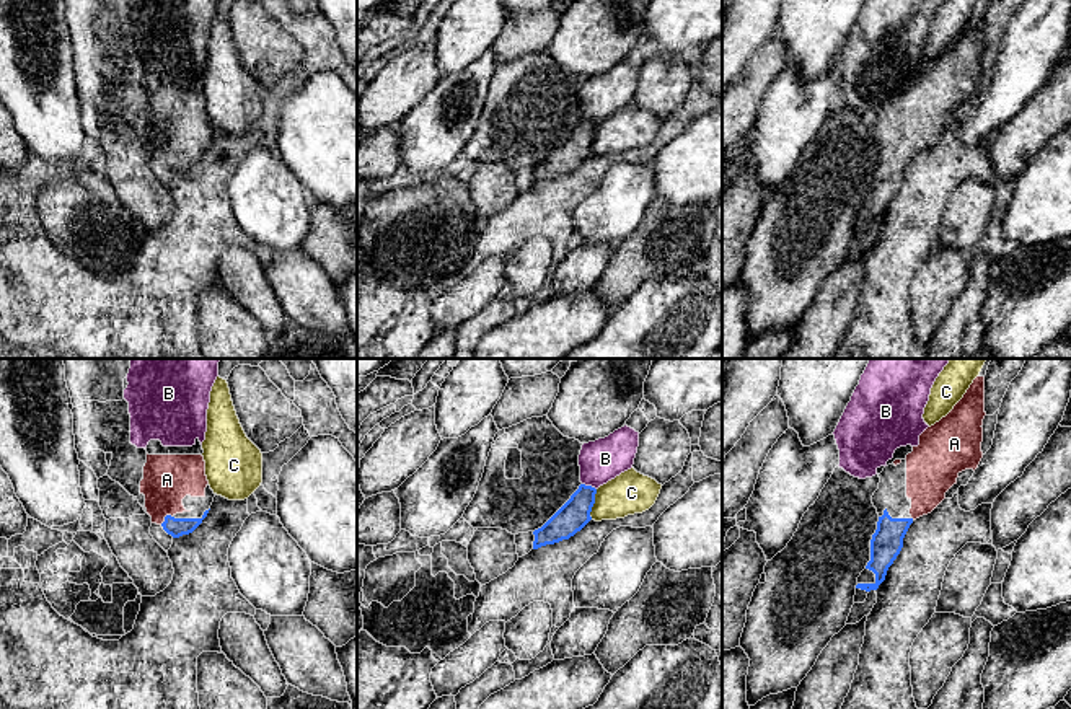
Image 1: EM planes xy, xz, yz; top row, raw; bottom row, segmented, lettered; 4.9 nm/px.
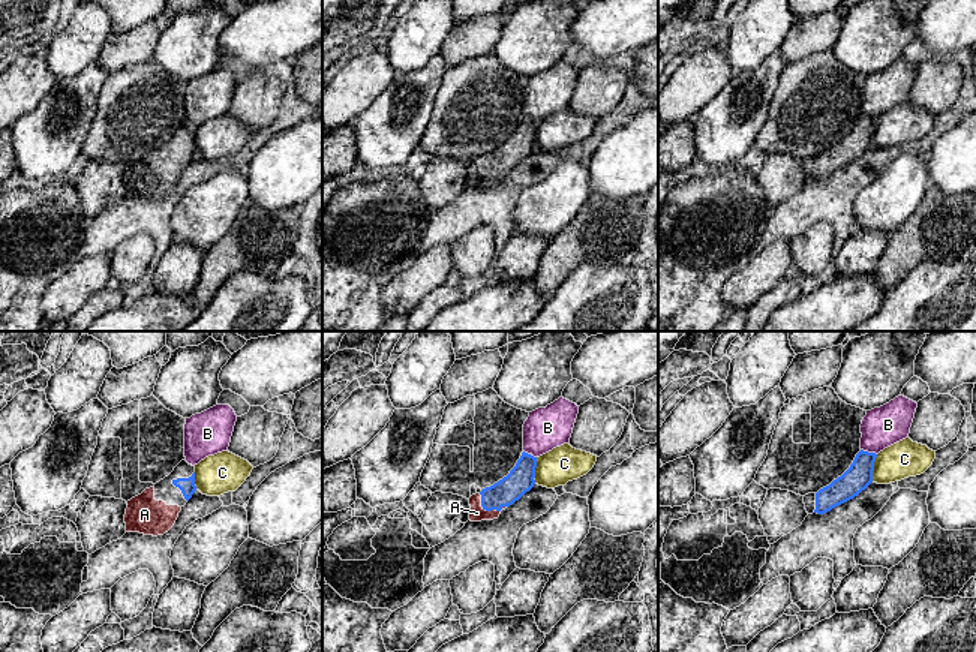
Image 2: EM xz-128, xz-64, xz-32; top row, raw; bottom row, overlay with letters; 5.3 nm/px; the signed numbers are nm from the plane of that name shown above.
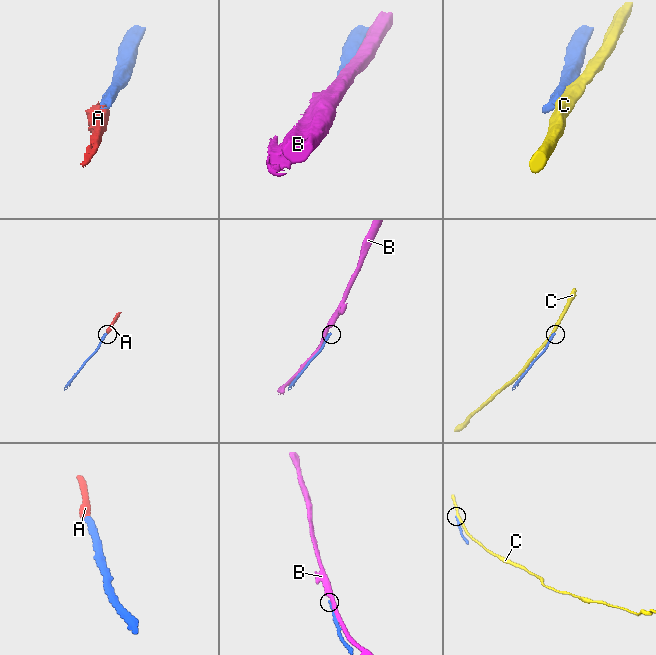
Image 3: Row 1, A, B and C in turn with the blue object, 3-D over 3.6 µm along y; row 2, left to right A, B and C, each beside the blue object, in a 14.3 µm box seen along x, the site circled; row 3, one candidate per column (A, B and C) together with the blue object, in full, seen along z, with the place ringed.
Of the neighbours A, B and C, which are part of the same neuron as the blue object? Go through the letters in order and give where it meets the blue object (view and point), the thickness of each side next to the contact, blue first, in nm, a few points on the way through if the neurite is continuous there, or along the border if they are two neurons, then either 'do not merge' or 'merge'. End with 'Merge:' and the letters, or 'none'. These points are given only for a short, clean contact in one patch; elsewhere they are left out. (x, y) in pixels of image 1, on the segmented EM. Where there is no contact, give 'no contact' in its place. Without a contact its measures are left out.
A: xy (165, 517) | 100/240 nm | across xy (176, 527), (165, 517), (167, 480) | merge
B: xz (589, 486) | 150/200 nm | do not merge
C: xz (594, 502) | 150/220 nm | do not merge
Merge: A

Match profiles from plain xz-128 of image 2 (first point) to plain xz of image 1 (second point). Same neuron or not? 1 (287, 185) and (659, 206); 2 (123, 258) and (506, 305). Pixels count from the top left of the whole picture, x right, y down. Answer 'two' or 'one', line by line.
1: two
2: two

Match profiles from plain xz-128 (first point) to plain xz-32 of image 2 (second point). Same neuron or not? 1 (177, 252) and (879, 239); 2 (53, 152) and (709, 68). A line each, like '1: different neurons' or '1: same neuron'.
1: same neuron
2: different neurons

